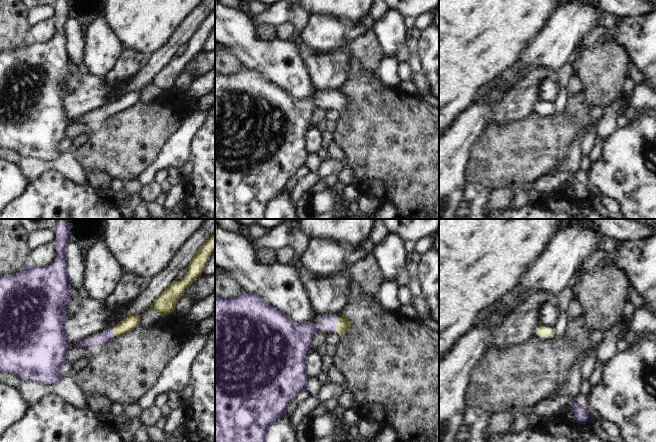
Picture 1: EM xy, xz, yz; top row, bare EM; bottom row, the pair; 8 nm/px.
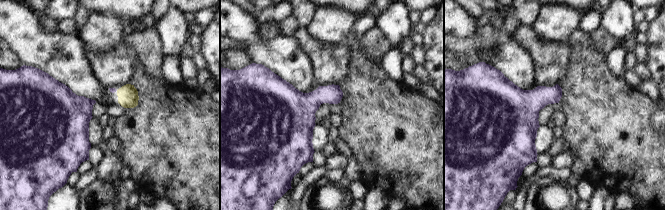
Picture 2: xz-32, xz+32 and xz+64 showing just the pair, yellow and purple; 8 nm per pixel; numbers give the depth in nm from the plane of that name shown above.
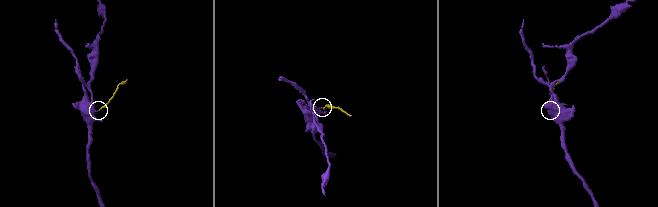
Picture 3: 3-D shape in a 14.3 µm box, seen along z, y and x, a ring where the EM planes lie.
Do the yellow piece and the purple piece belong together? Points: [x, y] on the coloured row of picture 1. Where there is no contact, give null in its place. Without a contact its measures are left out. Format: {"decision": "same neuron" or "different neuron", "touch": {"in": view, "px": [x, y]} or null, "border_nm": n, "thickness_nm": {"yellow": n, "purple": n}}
{"decision": "same neuron", "touch": {"in": "xz", "px": [338, 324]}, "border_nm": 110, "thickness_nm": {"yellow": 110, "purple": 110}}

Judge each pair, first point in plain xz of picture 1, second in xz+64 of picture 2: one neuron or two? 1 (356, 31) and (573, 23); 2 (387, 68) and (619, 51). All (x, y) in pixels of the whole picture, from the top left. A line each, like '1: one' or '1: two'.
1: two
2: one

